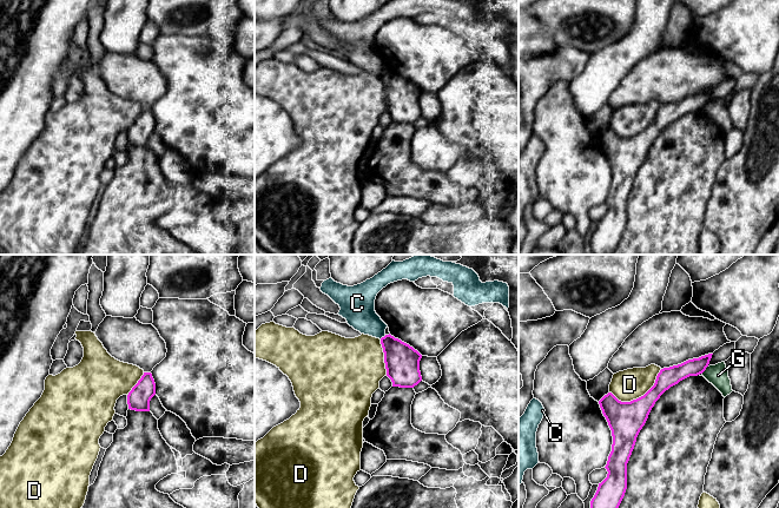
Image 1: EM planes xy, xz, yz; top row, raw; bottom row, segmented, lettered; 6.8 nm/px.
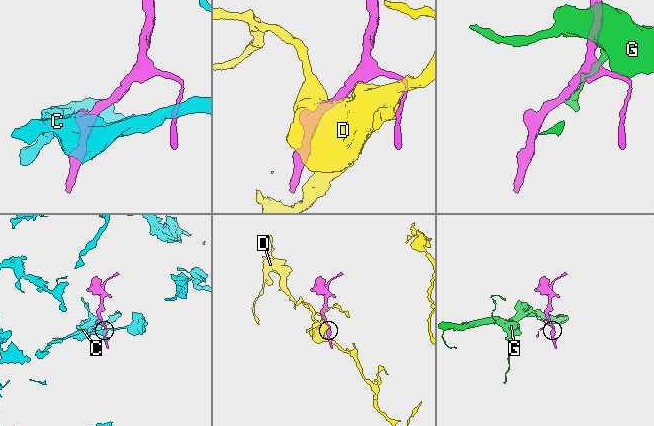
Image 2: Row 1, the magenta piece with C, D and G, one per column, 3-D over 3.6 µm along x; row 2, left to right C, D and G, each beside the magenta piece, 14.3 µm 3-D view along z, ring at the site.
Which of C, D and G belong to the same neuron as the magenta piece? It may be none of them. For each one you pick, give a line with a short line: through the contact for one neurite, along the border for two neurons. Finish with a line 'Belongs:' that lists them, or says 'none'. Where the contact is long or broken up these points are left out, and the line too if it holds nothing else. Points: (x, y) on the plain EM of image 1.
Belongs: none

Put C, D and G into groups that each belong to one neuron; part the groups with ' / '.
C / D / G

